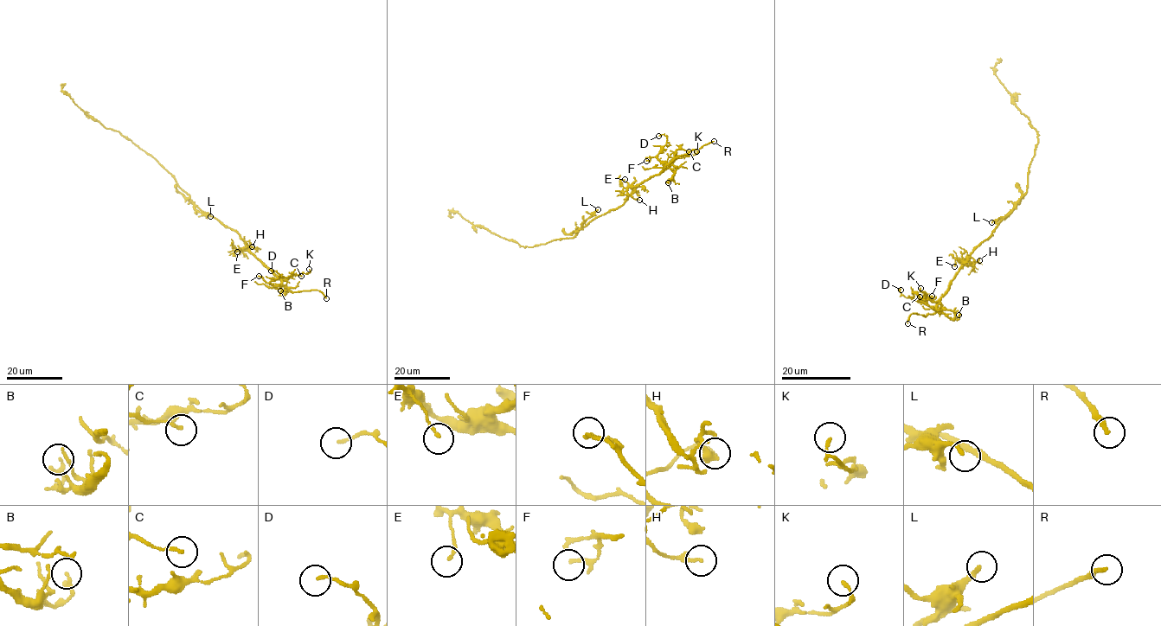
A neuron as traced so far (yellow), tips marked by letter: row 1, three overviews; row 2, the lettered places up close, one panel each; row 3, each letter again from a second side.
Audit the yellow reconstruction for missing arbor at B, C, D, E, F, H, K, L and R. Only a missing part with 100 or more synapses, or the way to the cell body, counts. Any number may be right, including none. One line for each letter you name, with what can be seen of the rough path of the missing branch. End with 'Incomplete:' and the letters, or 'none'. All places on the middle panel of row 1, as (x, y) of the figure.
R: (714, 141), (702, 151), (677, 158)
Incomplete: R

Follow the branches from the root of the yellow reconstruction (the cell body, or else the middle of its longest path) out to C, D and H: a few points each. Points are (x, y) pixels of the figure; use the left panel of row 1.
C: (194, 203), (234, 229), (246, 247), (282, 279), (292, 274), (301, 276)
D: (194, 203), (234, 229), (246, 247), (280, 280), (279, 284), (270, 284), (279, 276), (271, 271)
H: (194, 203), (240, 236), (248, 250), (240, 250), (252, 246)

